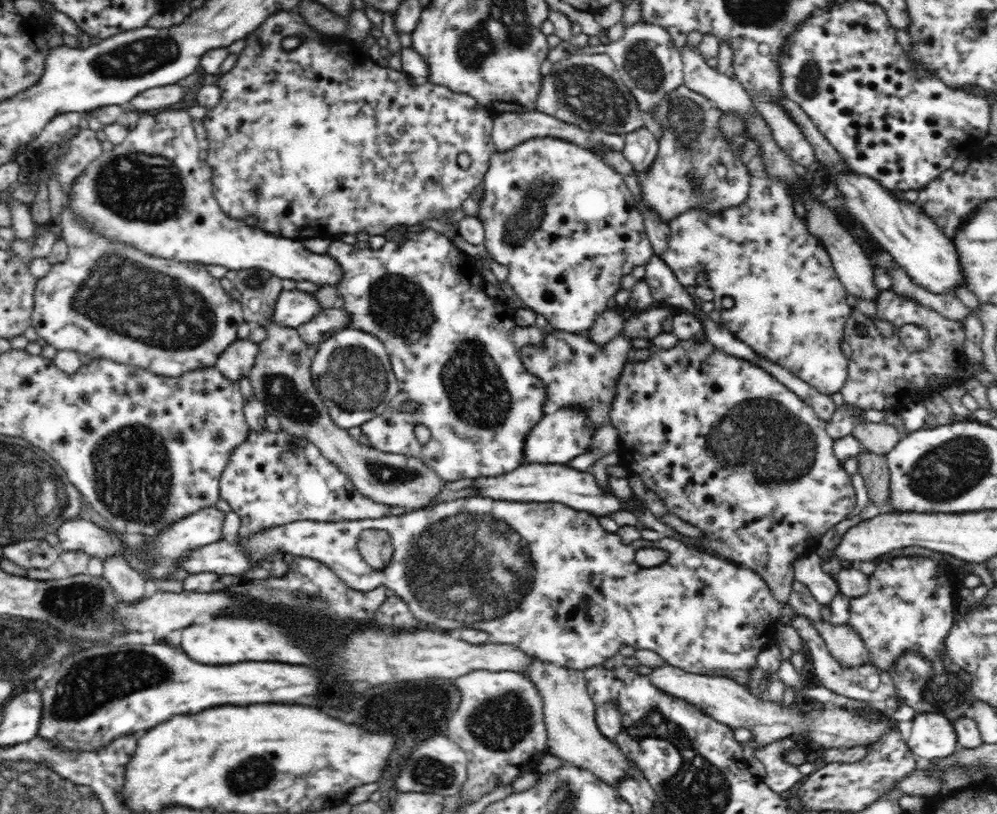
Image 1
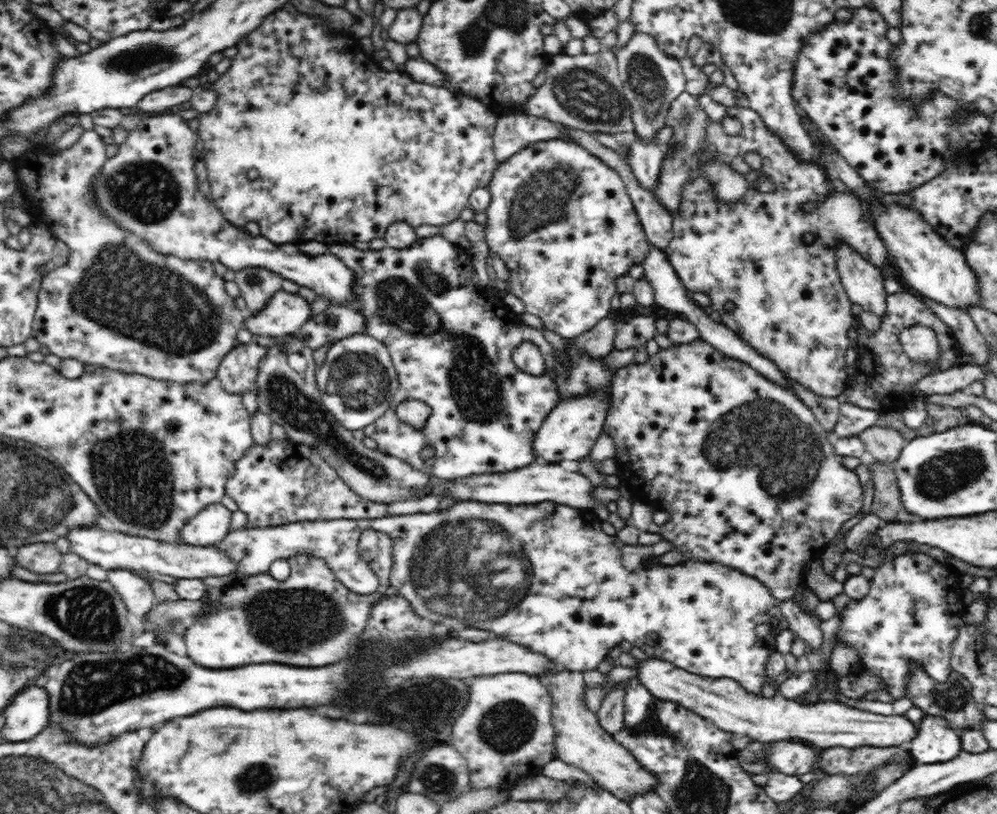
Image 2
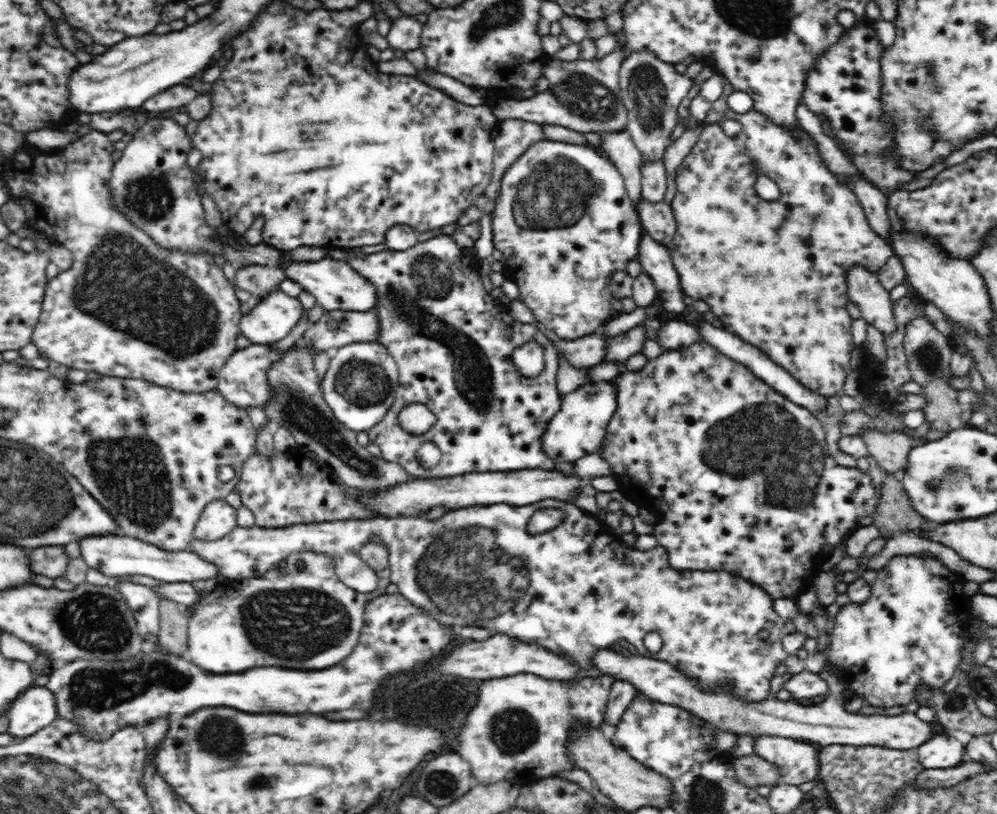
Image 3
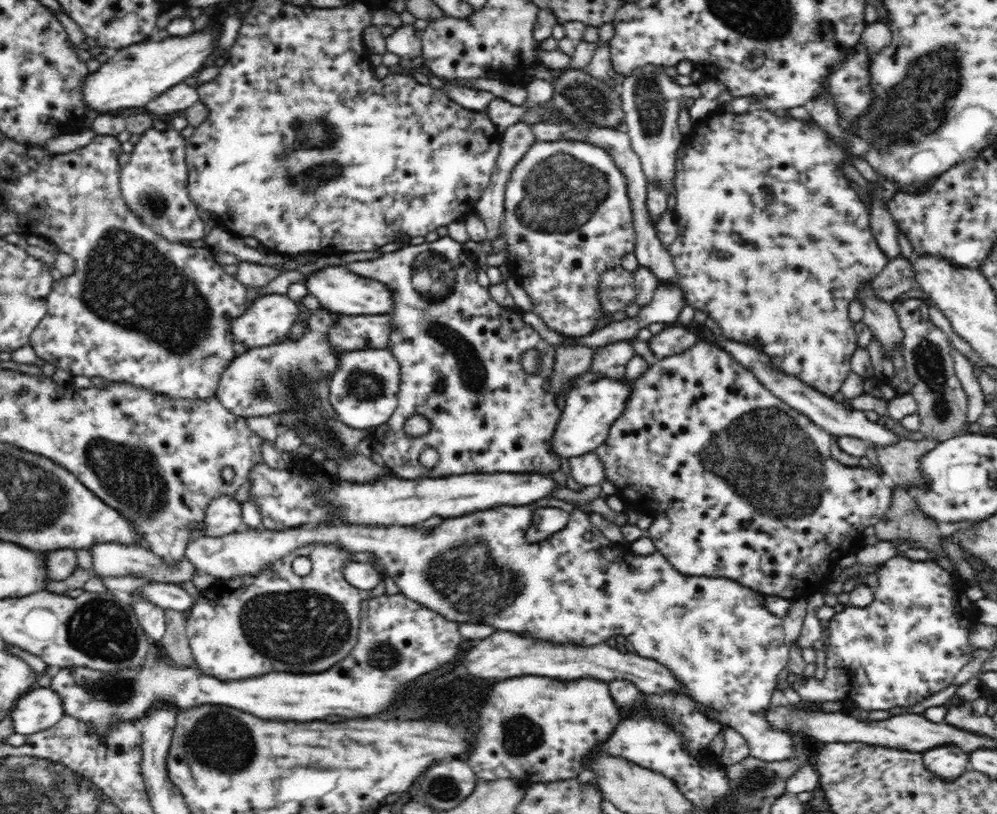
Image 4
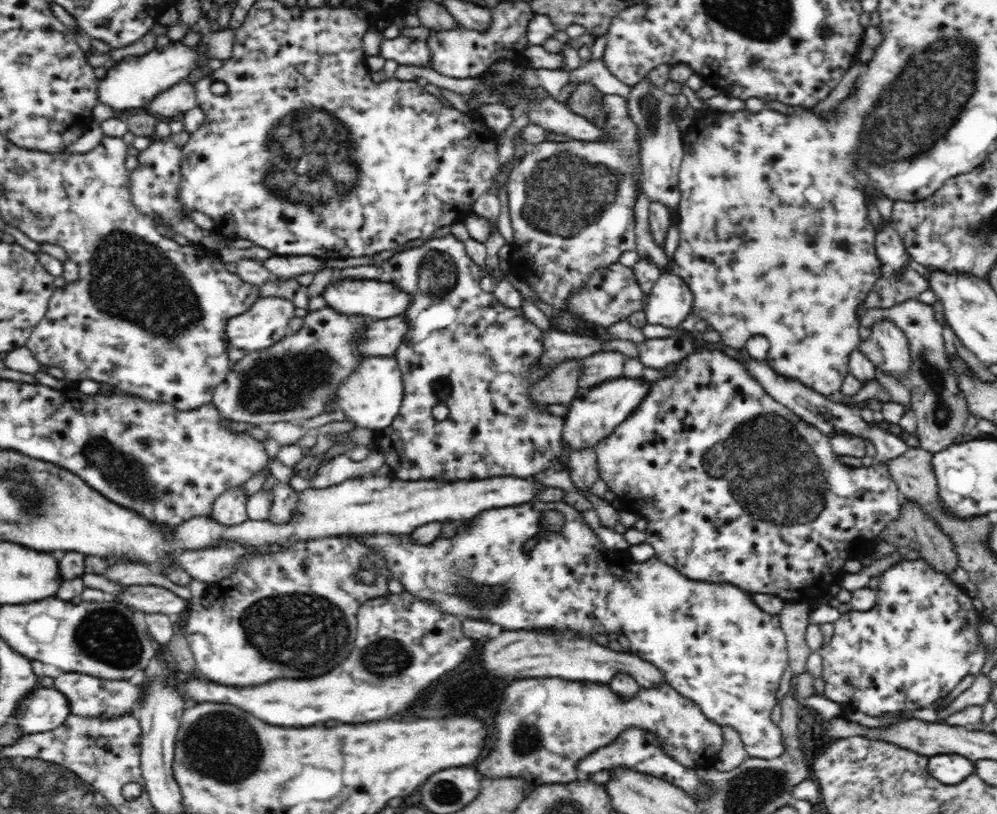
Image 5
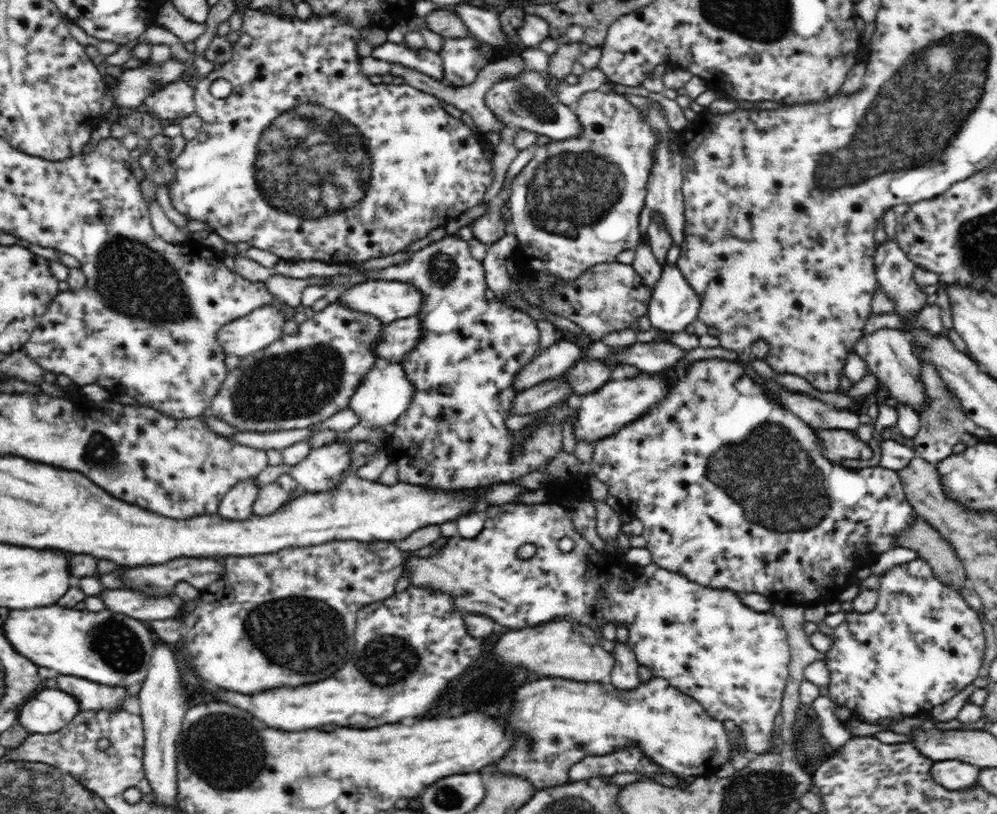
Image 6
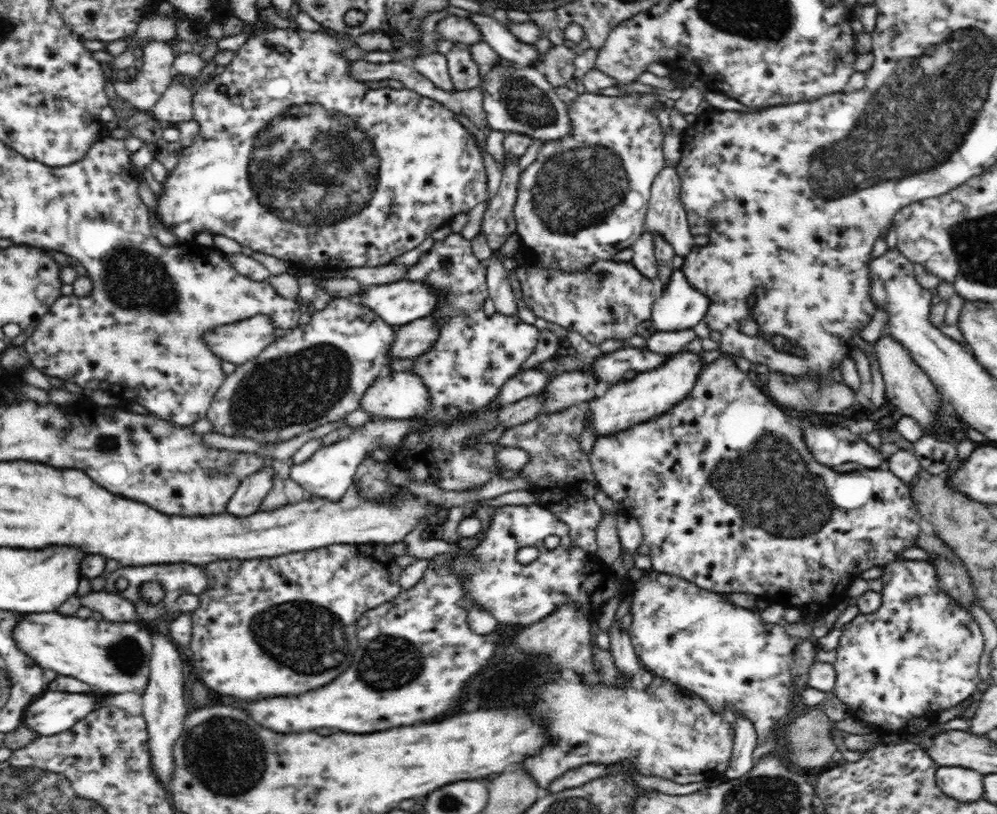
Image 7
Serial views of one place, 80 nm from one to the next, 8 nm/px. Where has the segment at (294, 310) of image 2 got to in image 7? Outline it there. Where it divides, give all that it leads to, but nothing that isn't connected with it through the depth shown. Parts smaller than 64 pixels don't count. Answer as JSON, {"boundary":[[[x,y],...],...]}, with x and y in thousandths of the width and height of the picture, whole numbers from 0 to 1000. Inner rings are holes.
{"boundary":[[[257,386],[253,391],[214,403],[204,413],[204,419],[223,445],[241,450],[257,440],[277,418],[273,414],[276,404],[273,388]]]}

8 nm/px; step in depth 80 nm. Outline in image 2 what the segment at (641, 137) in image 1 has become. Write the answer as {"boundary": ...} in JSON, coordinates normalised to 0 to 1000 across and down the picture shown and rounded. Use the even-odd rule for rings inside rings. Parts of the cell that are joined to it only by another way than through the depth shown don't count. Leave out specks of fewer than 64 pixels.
{"boundary":[[[635,166],[632,171],[634,177],[629,190],[631,204],[644,231],[654,237],[661,224],[663,205],[667,199],[667,181]]]}

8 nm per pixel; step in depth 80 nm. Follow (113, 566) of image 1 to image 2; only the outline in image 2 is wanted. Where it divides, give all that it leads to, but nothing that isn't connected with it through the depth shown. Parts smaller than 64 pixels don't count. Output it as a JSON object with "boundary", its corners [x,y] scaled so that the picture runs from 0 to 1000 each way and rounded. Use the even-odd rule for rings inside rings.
{"boundary":[[[121,698],[108,700],[107,713],[112,716],[112,720],[122,733],[128,748],[129,763],[136,778],[141,779],[147,775],[145,764],[149,757],[148,752],[157,740],[148,713],[139,705]]]}

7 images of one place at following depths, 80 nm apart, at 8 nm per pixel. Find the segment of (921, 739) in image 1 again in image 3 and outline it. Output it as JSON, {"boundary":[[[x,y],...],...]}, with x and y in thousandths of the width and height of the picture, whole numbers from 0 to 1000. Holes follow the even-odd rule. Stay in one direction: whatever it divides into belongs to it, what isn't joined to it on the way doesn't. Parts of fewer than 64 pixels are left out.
{"boundary":[[[939,883],[933,887],[933,893],[935,893],[935,907],[919,919],[926,943],[951,945],[962,941],[968,929],[968,916],[949,900],[947,892]]]}

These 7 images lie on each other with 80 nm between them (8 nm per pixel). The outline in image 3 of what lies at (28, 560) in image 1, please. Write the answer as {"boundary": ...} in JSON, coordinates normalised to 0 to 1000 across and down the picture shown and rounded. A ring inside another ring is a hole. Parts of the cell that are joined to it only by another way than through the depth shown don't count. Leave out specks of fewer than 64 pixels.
{"boundary":[[[40,671],[30,676],[30,681],[26,682],[30,687],[33,705],[42,705],[53,711],[65,708],[70,686],[64,672]]]}

